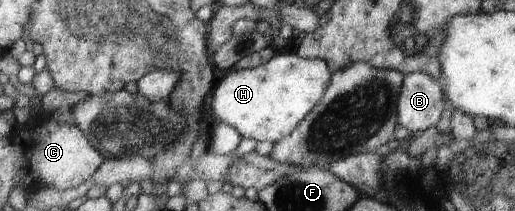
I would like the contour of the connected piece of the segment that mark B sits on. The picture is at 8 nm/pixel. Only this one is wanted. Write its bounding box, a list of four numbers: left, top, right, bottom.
[396,72,445,132]

